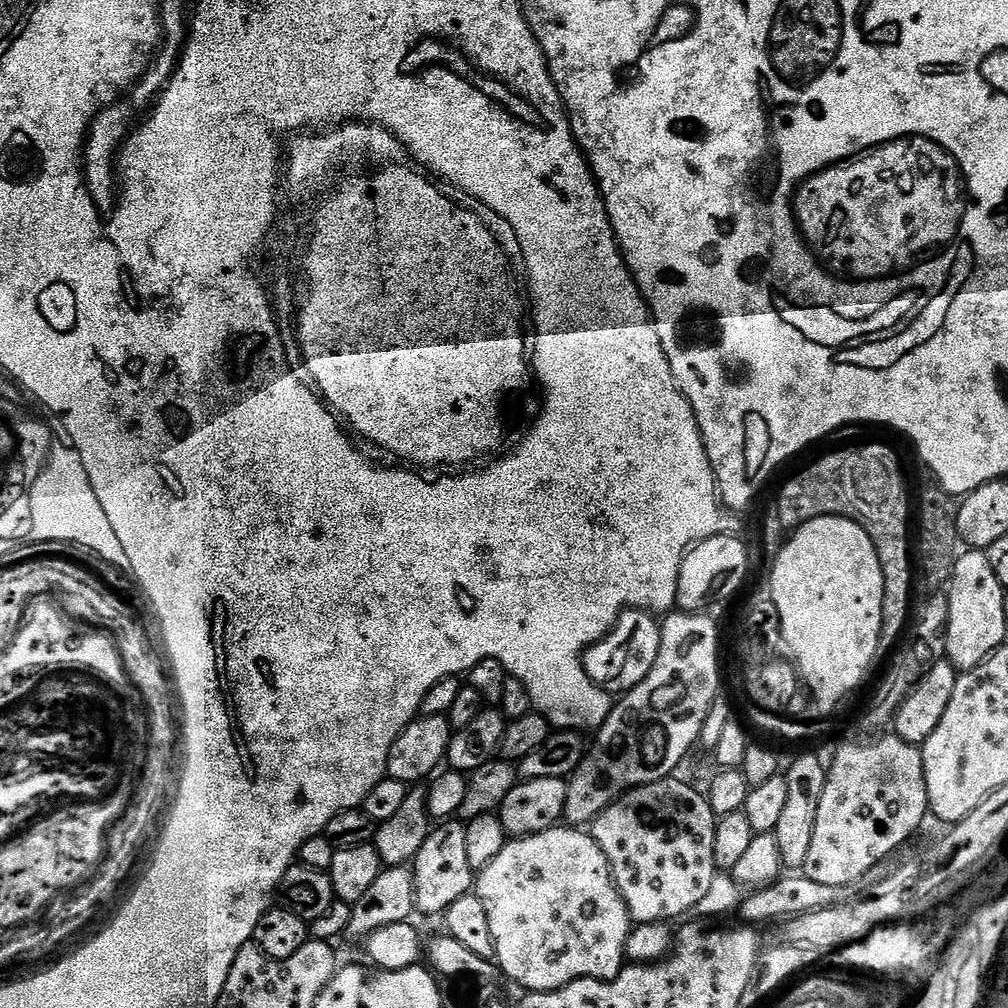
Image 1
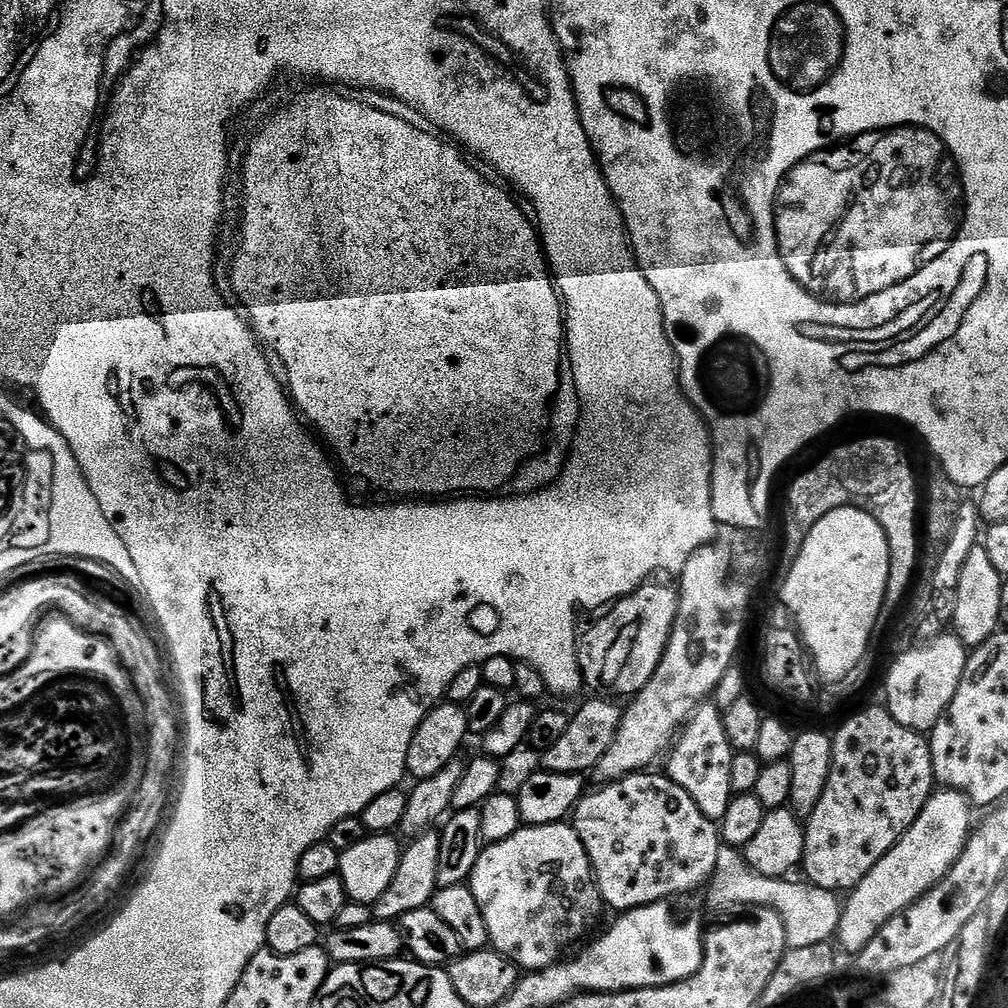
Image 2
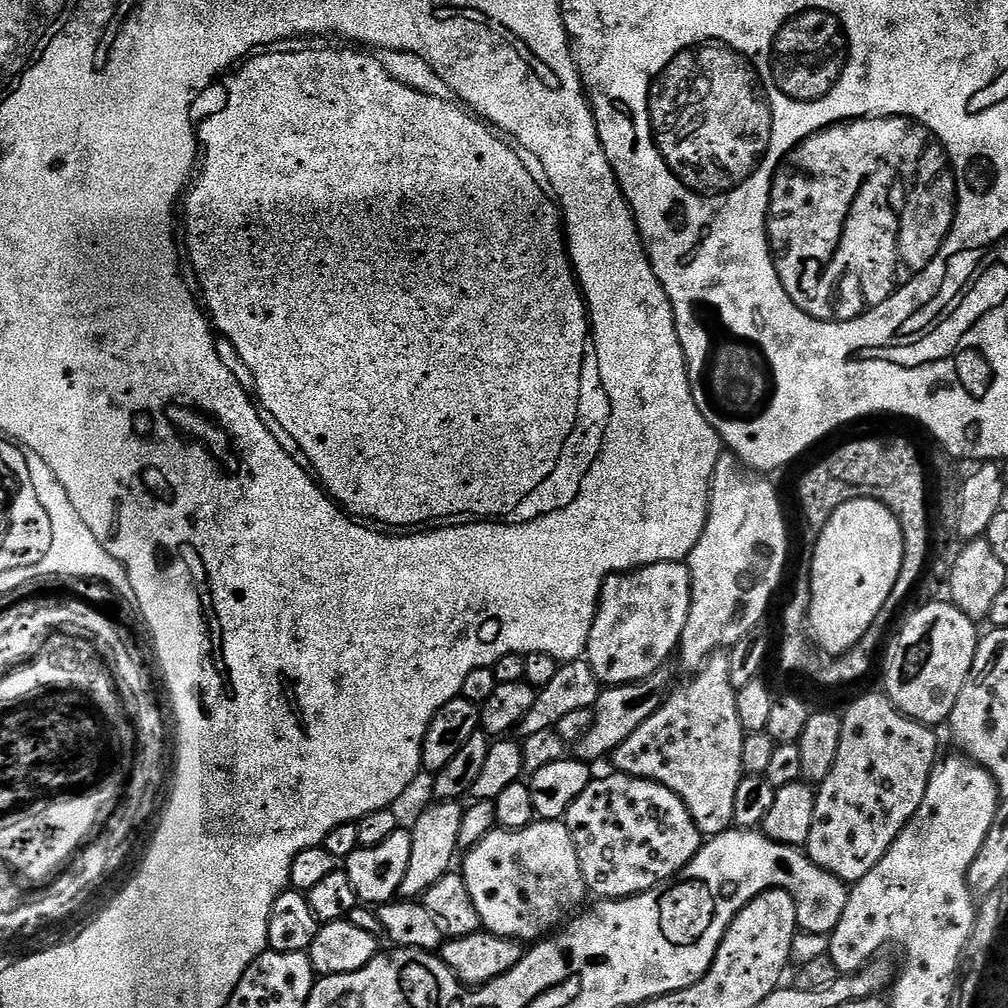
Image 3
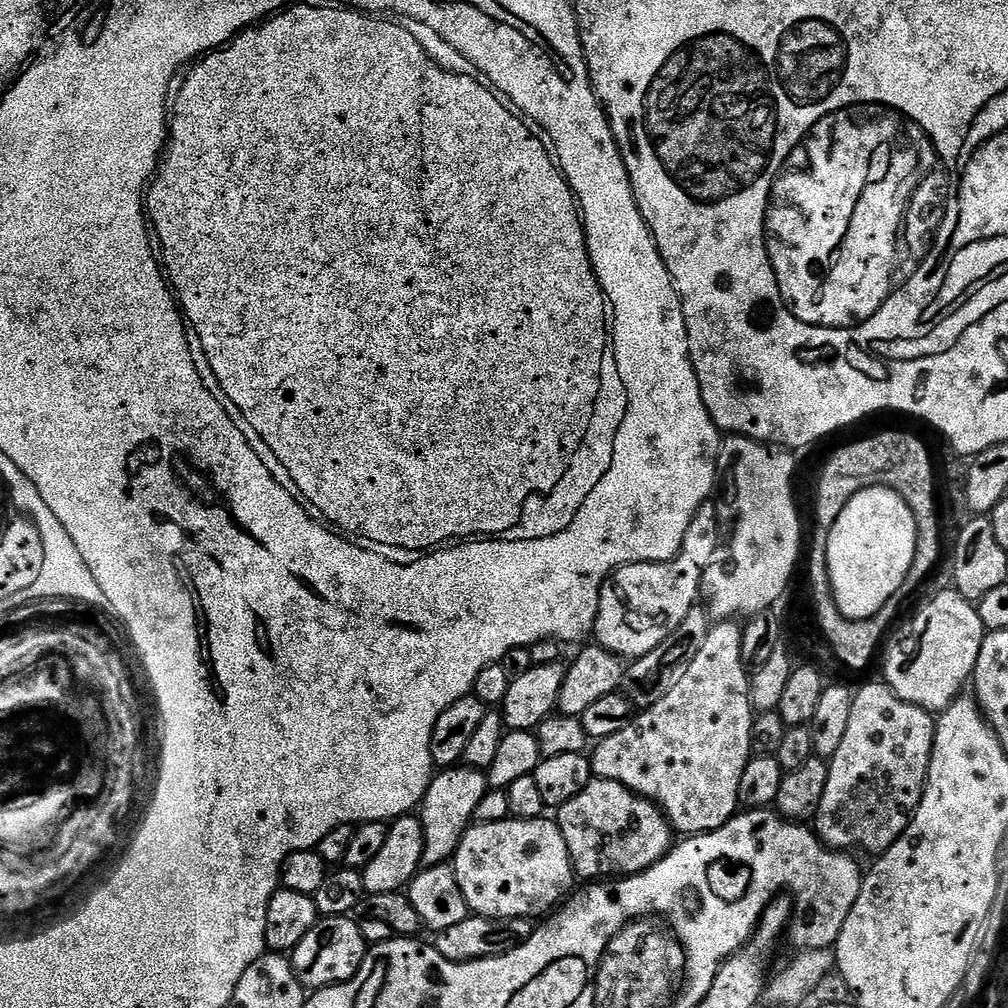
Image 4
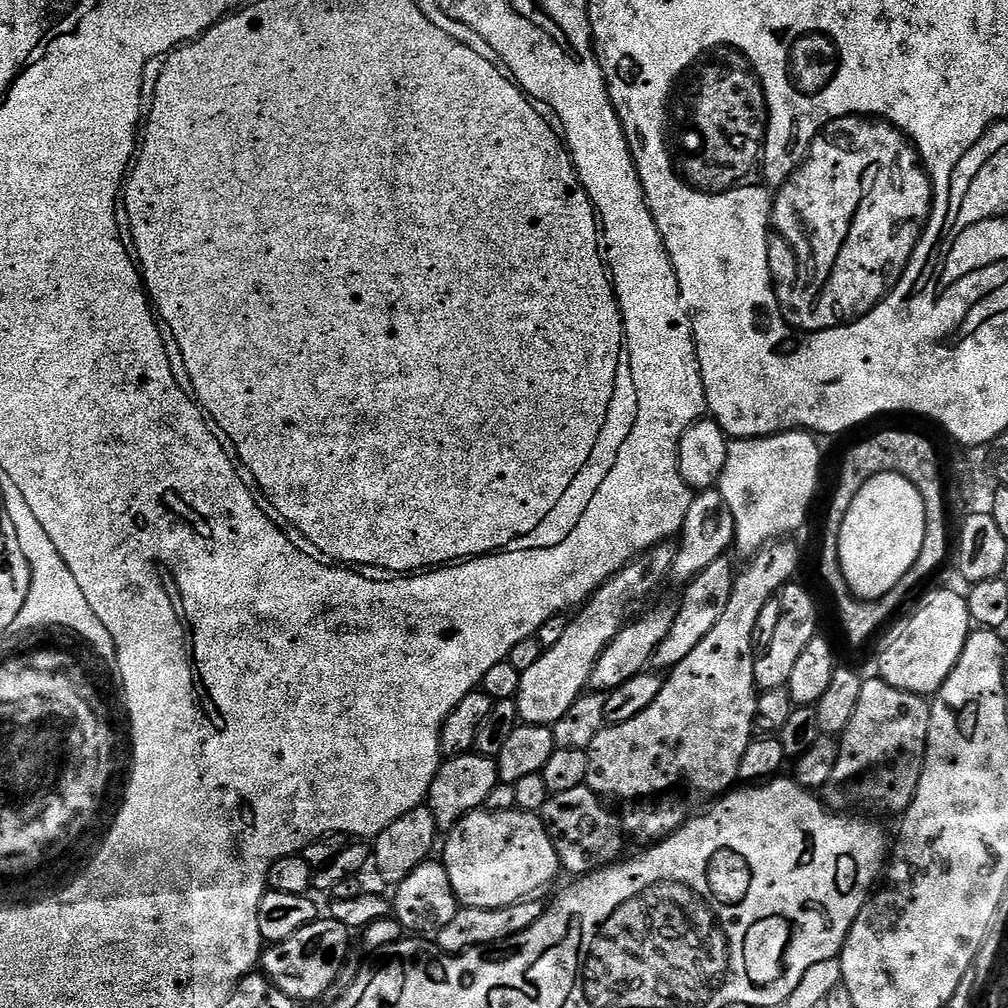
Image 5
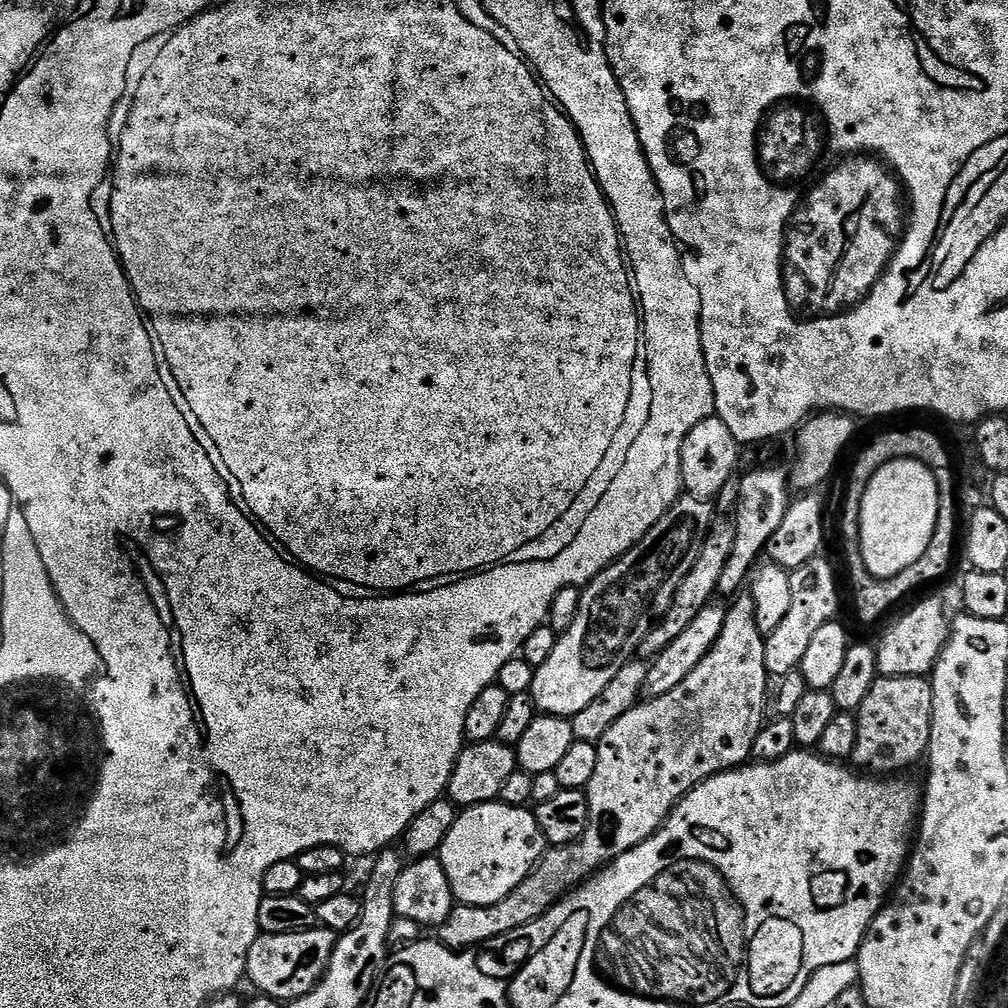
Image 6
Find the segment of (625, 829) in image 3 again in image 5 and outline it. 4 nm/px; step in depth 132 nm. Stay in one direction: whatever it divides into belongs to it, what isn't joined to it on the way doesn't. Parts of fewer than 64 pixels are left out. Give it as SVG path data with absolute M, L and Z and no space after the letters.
M585 786L551 793L546 806L538 814L544 821L546 834L550 834L550 842L554 842L561 869L565 873L573 872L573 877L579 878L599 868L607 868L625 855L626 833L621 817L617 813L615 816L604 804L607 803L598 793Z

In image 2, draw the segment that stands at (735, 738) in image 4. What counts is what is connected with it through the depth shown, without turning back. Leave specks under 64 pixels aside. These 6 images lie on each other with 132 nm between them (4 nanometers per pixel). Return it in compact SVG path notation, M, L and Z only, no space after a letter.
M705 702L680 729L666 757L666 774L678 786L682 786L690 798L694 798L698 810L702 810L706 818L719 822L723 820L734 795L730 786L730 762L733 755L730 738L726 738L722 709L715 702Z

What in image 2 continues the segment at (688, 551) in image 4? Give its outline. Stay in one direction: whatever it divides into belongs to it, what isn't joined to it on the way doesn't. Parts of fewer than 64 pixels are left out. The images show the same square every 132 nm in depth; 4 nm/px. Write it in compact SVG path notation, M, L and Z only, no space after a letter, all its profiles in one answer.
M652 580L614 604L594 626L581 633L577 656L583 683L612 698L630 698L644 688L660 665L680 605L679 591Z

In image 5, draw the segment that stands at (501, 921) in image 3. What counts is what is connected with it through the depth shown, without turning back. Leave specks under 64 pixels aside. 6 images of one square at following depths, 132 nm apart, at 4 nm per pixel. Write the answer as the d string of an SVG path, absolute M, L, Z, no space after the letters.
M477 810L463 816L447 833L442 863L450 874L450 886L454 886L457 901L466 908L505 908L522 900L535 897L556 875L561 875L560 859L546 834L544 821L535 812L489 812Z

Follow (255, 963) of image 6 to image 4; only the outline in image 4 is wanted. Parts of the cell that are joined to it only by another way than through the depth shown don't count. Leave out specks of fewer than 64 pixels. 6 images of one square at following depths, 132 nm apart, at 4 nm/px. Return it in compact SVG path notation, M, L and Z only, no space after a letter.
M321 915L310 934L306 934L306 938L302 938L302 942L298 942L298 946L292 949L292 969L305 989L329 988L332 984L341 984L358 974L362 962L368 956L370 945L362 938L359 923L352 919L351 915Z

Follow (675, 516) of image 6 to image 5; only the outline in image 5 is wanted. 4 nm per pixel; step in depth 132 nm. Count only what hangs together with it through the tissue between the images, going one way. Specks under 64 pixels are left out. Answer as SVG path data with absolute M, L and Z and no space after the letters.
M661 542L653 546L653 548L648 548L642 556L636 557L632 563L625 566L621 572L611 576L597 592L588 597L583 607L575 613L577 616L573 615L569 619L566 634L562 634L558 646L545 648L544 653L538 658L538 662L534 662L534 666L530 666L530 670L520 674L520 685L518 686L515 701L516 709L523 723L547 724L549 726L556 724L558 718L562 718L562 714L566 714L566 710L570 710L570 706L574 706L576 699L585 695L592 679L592 671L602 654L602 650L606 646L610 646L610 642L614 642L614 638L618 635L620 629L624 627L629 619L628 611L631 610L632 604L638 603L643 596L650 595L664 579L666 581L669 579L669 572L675 560L676 551L677 549L668 542Z

